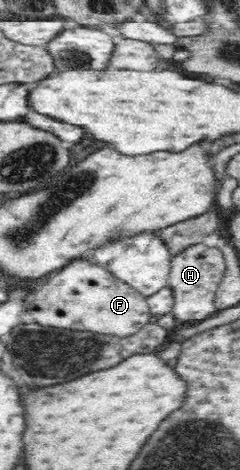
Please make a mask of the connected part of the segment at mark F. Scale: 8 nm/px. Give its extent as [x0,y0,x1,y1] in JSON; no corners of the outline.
[29,257,154,337]

